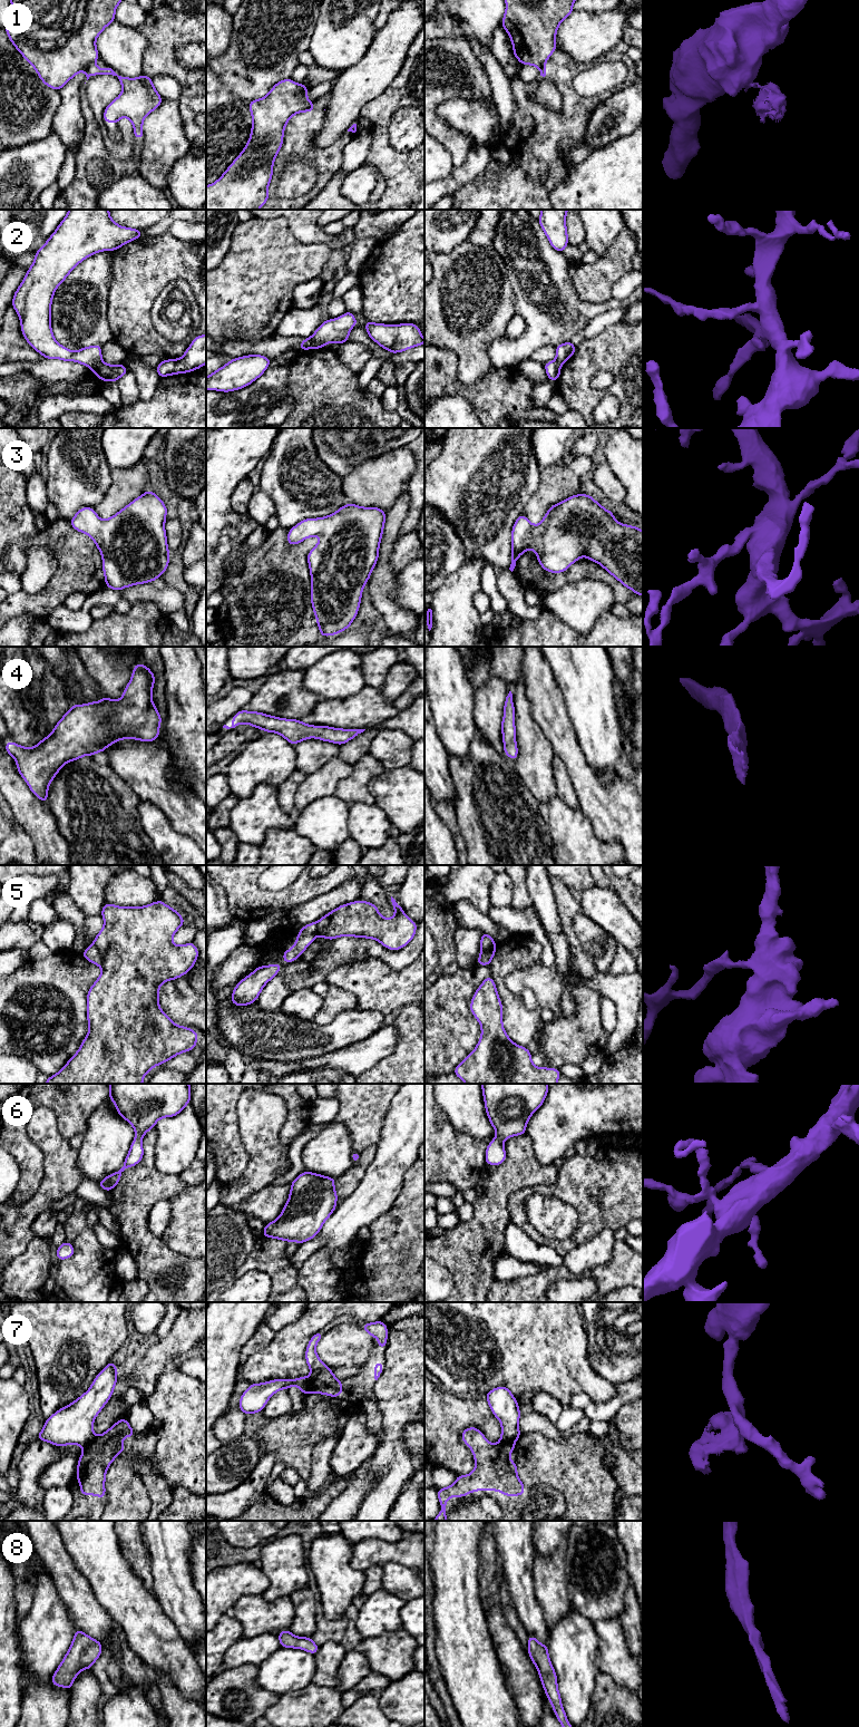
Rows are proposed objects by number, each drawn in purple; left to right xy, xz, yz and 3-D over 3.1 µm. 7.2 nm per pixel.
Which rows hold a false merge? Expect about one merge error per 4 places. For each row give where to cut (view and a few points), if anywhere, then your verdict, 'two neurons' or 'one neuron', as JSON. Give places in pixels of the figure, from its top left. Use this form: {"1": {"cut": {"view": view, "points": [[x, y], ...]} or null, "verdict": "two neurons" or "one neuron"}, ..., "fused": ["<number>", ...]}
{"1": {"cut": {"view": "xy", "points": [[93, 62], [81, 69]]}, "verdict": "two neurons"}, "2": {"cut": {"view": "xz", "points": [[311, 337], [321, 347]]}, "verdict": "two neurons"}, "3": {"cut": null, "verdict": "one neuron"}, "4": {"cut": null, "verdict": "one neuron"}, "5": {"cut": {"view": "xy", "points": [[94, 943], [100, 954], [100, 966]]}, "verdict": "two neurons"}, "6": {"cut": null, "verdict": "one neuron"}, "7": {"cut": {"view": "xz", "points": [[306, 1377], [310, 1391]]}, "verdict": "two neurons"}, "8": {"cut": null, "verdict": "one neuron"}, "fused": ["1", "2", "5", "7"]}

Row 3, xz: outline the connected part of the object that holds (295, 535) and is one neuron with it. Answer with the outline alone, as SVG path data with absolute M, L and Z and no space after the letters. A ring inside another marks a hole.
M348 503L329 516L306 518L289 530L289 545L299 544L311 536L320 536L319 543L308 554L312 582L311 602L320 636L335 636L346 630L355 619L363 586L379 557L384 522L383 510Z

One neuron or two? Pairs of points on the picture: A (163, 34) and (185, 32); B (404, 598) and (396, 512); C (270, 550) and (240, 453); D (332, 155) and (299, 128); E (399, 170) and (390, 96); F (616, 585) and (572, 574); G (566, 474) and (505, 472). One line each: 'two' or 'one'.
A: one
B: two
C: two
D: one
E: one
F: one
G: two

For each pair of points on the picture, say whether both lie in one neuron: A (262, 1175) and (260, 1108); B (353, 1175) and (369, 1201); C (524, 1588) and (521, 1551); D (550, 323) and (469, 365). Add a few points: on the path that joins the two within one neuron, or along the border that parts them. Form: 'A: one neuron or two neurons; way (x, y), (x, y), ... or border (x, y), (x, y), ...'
A: one neuron; way (262, 1158), (260, 1125)
B: two neurons; border (371, 1160), (363, 1177), (341, 1202)
C: one neuron; way (521, 1579), (521, 1560)
D: two neurons; border (500, 337), (487, 348), (493, 366)

